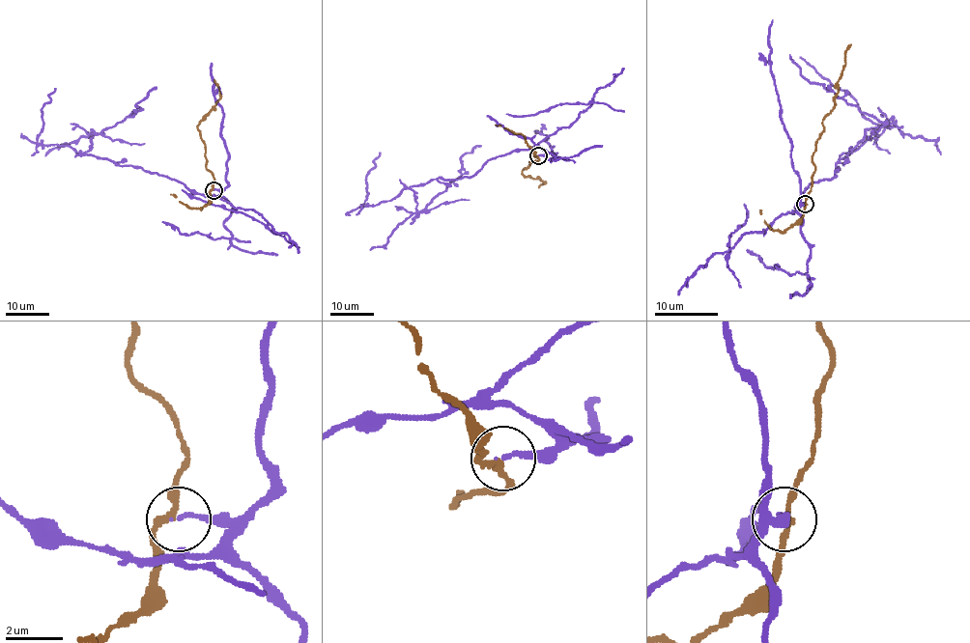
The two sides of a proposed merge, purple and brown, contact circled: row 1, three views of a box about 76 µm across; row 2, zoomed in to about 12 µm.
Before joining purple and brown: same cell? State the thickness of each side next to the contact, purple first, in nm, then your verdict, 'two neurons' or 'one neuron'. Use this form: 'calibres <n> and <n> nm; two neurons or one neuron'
calibres 150 and 200 nm; two neurons

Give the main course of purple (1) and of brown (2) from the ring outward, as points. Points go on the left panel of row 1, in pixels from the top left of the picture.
1: (213, 189), (221, 192), (215, 196), (191, 193), (164, 176), (86, 153), (91, 136), (135, 111), (156, 86)
2: (213, 189), (213, 178), (205, 166), (205, 147), (198, 128), (200, 121), (220, 97), (213, 80)

